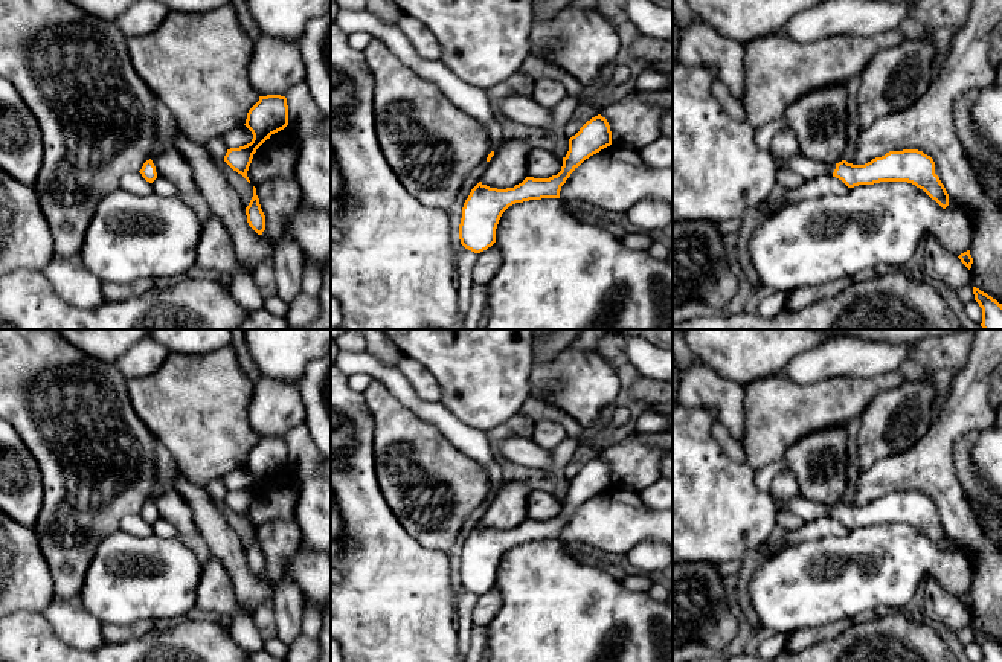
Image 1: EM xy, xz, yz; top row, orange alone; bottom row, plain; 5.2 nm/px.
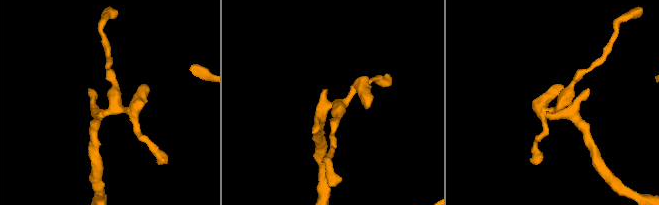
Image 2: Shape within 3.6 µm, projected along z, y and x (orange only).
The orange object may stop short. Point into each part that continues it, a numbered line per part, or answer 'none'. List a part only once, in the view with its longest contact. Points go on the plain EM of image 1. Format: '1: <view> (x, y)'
1: yz (807, 510)

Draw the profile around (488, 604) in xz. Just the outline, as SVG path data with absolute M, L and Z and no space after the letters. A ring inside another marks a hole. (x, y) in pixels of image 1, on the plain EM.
M496 586L480 593L471 612L473 625L480 625L487 628L500 612L502 603L503 596Z

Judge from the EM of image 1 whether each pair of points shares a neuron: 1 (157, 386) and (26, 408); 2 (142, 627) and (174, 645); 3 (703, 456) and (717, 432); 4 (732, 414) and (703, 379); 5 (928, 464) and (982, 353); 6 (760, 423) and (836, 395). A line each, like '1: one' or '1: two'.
1: two
2: two
3: two
4: one
5: one
6: one

